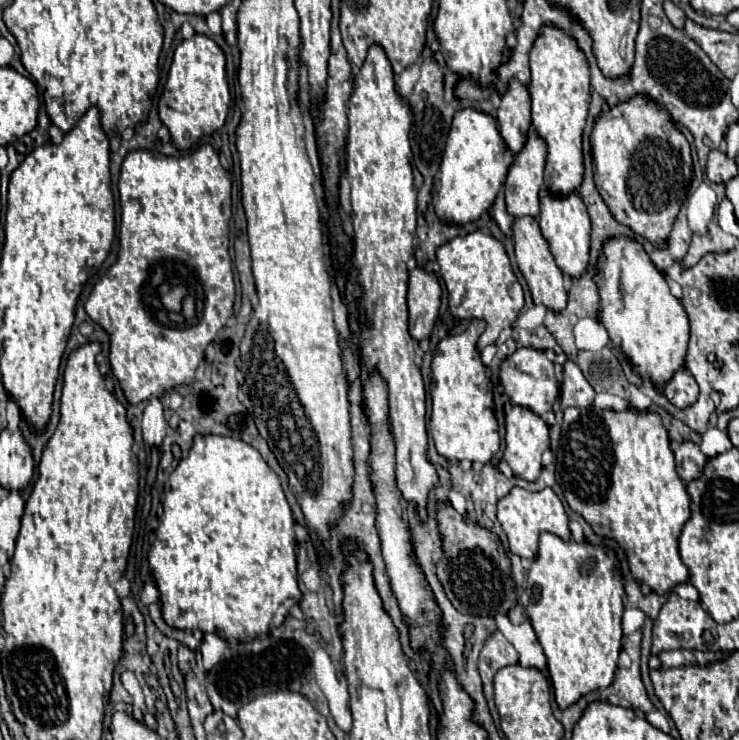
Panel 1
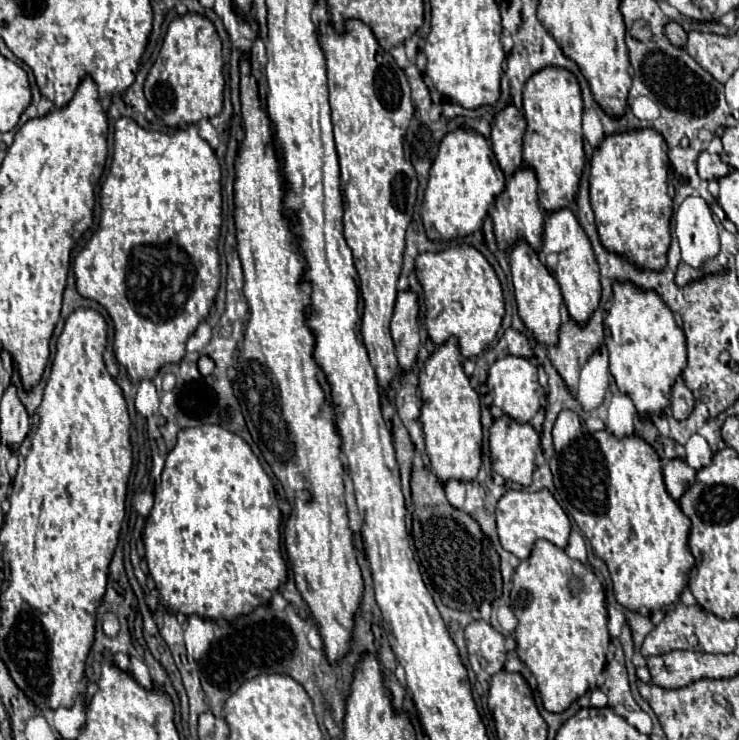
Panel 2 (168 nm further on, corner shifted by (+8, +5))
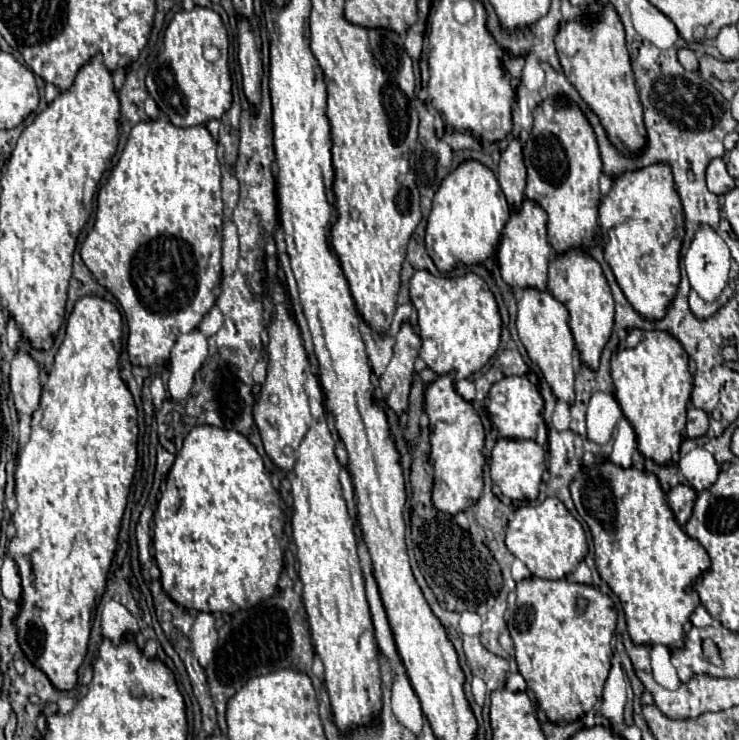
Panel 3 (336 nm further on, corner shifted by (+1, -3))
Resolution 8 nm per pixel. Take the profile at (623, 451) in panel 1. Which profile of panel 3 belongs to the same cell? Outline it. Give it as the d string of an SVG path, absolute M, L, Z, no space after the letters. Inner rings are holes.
M600 458L596 464L580 468L570 484L570 492L580 518L588 524L592 532L596 568L600 572L600 578L612 588L614 594L618 594L626 614L628 634L634 644L664 644L668 648L682 646L690 614L700 604L694 584L696 578L710 568L710 558L706 556L702 544L690 538L686 530L676 522L658 478L652 472L638 470L634 466L622 468L608 458Z

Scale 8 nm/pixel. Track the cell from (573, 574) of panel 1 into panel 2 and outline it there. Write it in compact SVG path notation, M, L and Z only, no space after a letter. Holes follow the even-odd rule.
M537 540L531 556L515 568L509 608L517 618L513 638L517 642L519 660L535 676L537 690L541 694L547 712L563 712L579 696L595 688L595 682L605 668L609 632L607 632L607 608L603 586L595 578L595 574L587 570L585 564L581 564L579 560L571 560L565 554L565 550L553 546L551 542Z

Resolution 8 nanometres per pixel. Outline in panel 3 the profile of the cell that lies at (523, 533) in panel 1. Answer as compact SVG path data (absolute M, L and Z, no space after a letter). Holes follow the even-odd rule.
M546 498L538 506L522 506L514 512L506 530L506 548L522 560L528 570L546 580L568 576L586 556L586 534L582 524L566 510L558 498Z

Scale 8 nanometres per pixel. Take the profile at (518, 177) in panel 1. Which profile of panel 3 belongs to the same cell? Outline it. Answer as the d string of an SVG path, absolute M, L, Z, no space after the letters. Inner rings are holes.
M524 200L520 210L512 212L508 222L504 224L500 248L498 248L498 262L500 262L500 274L506 284L512 288L546 288L546 272L548 262L552 256L552 246L546 238L546 212L534 200Z

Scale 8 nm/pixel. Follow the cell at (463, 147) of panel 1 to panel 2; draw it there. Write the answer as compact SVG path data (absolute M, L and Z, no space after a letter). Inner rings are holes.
M473 130L449 132L431 166L421 218L429 240L453 240L469 236L483 226L489 206L503 192L505 176L495 162L489 142Z

